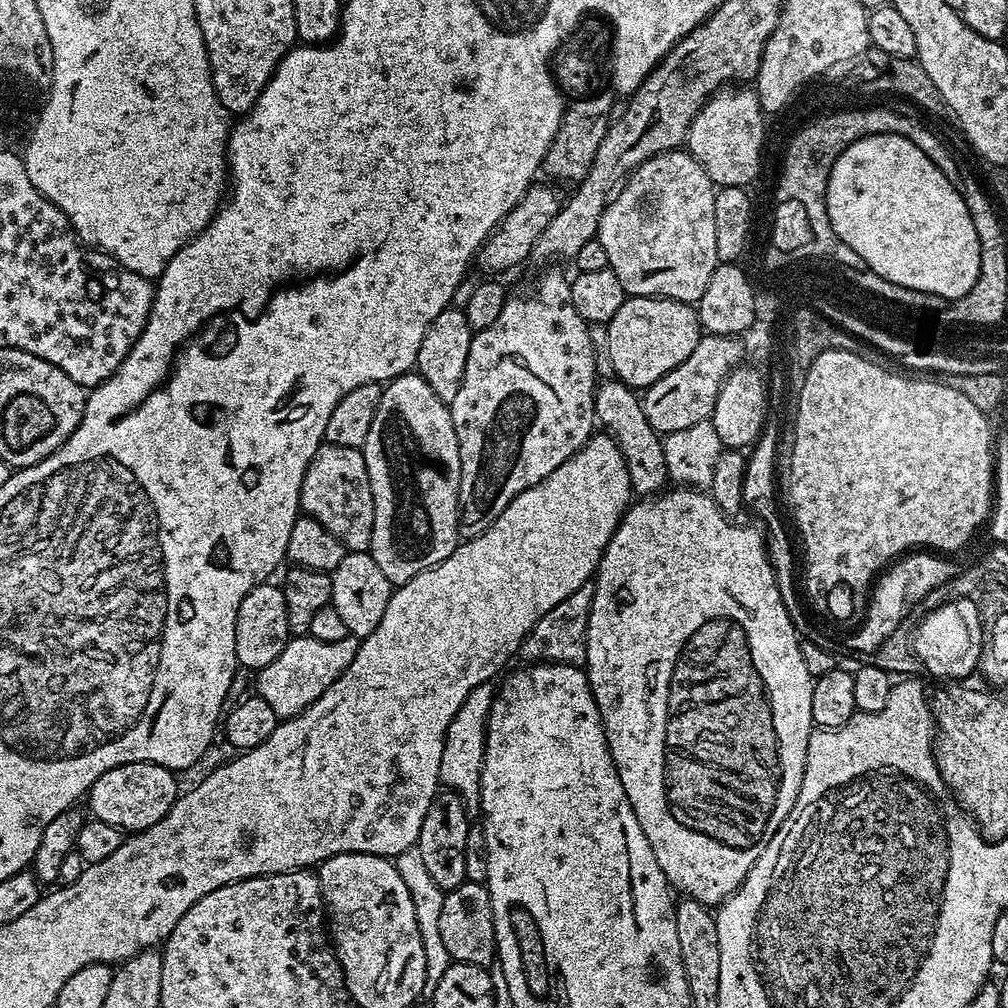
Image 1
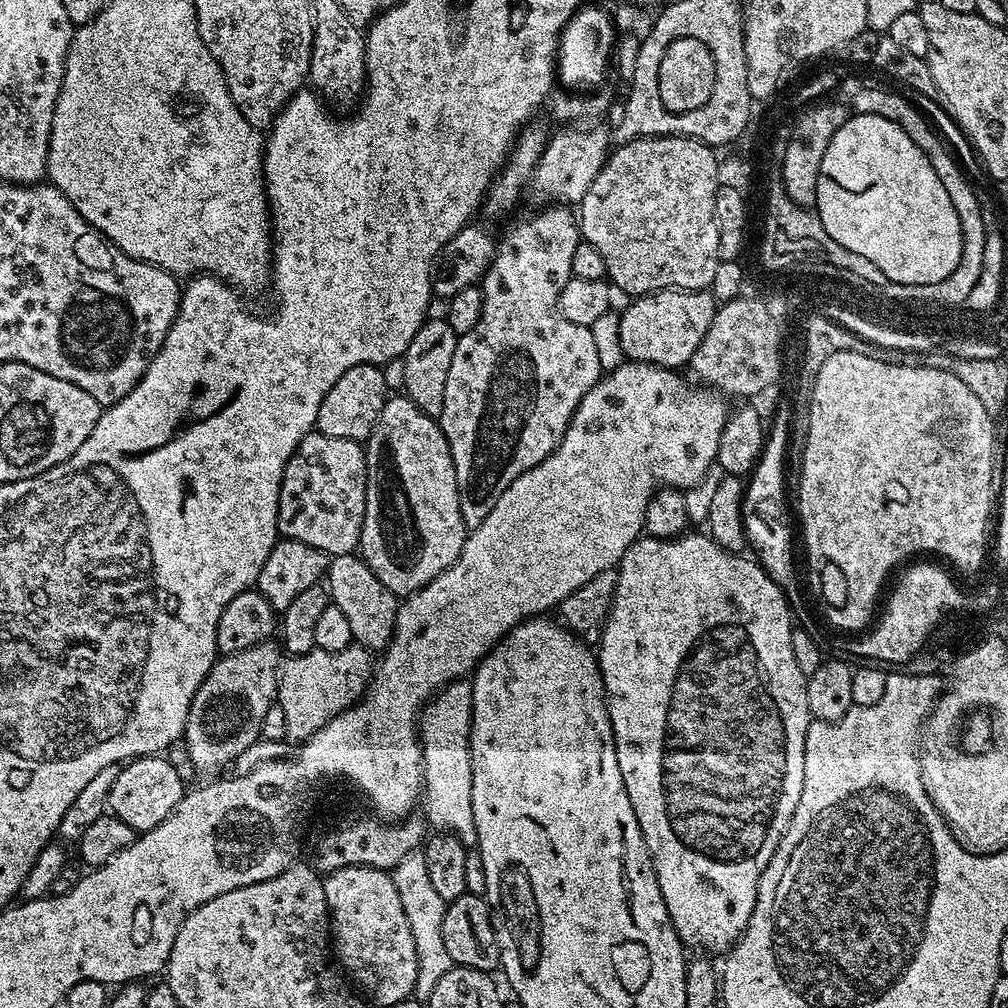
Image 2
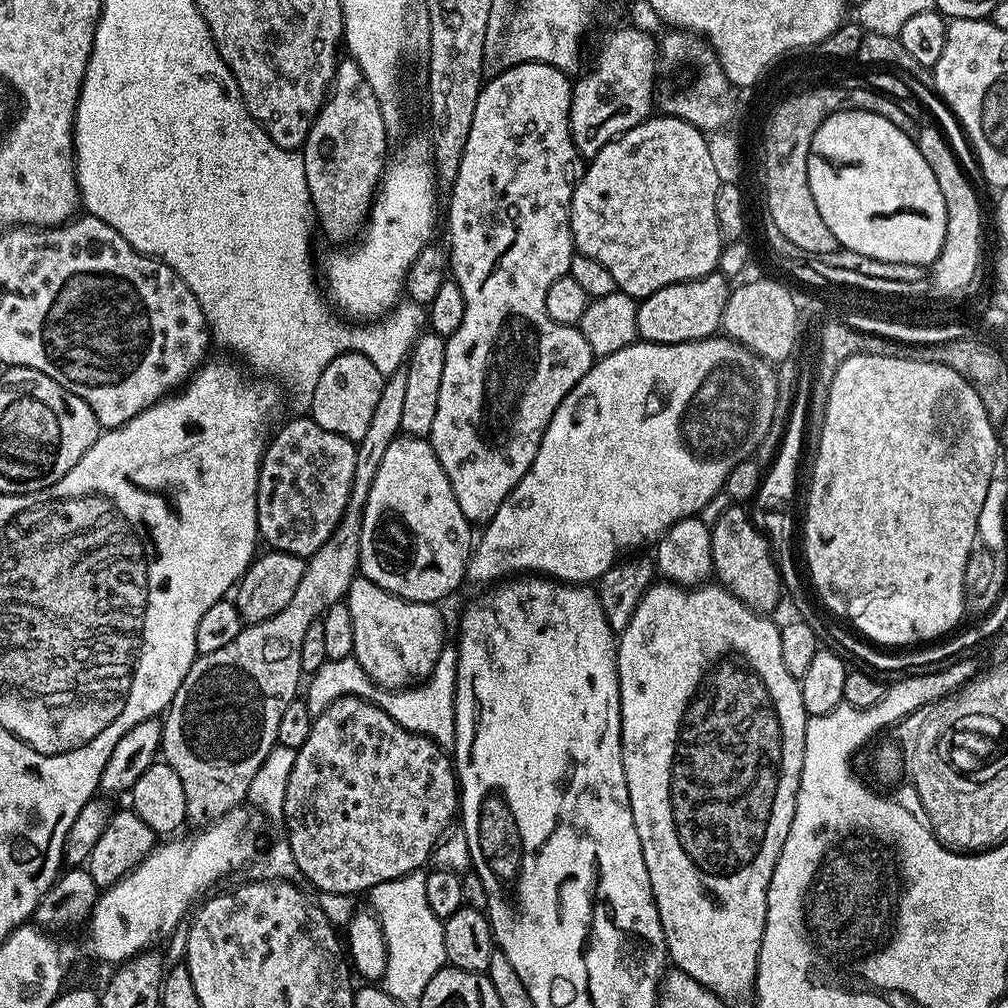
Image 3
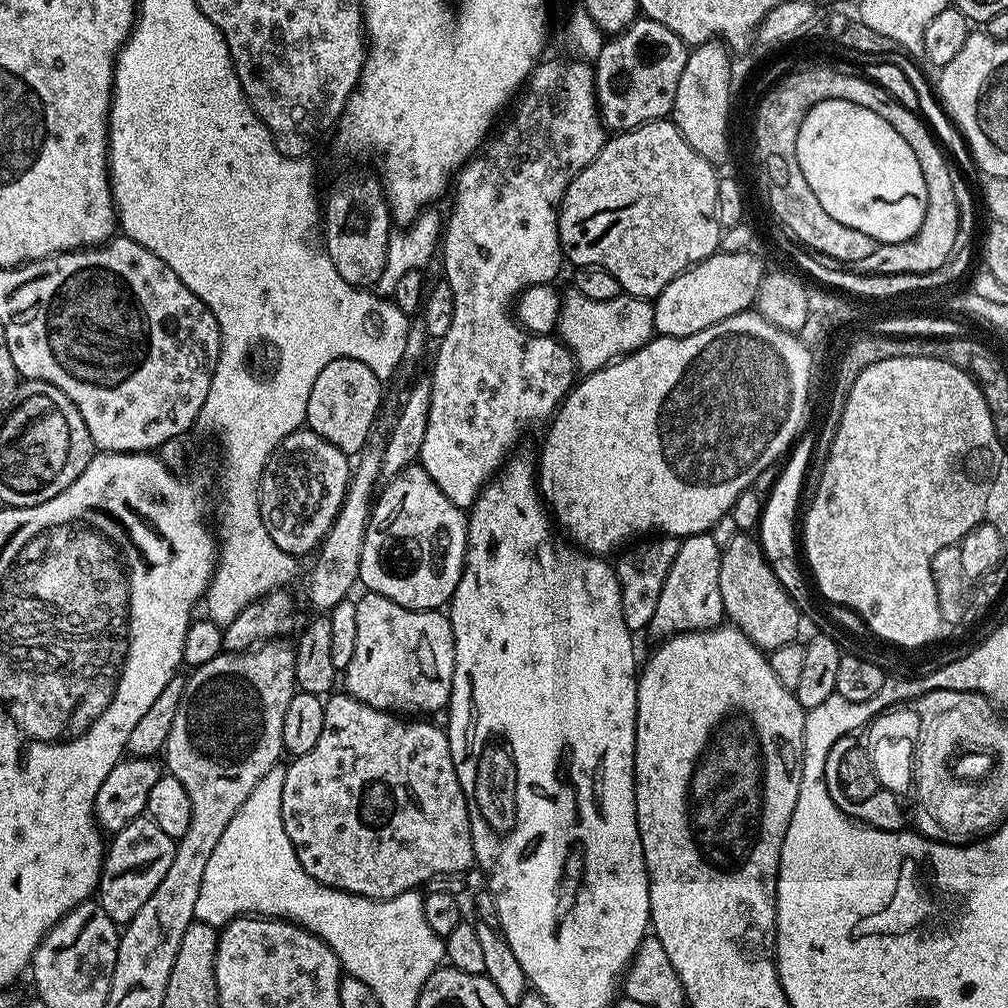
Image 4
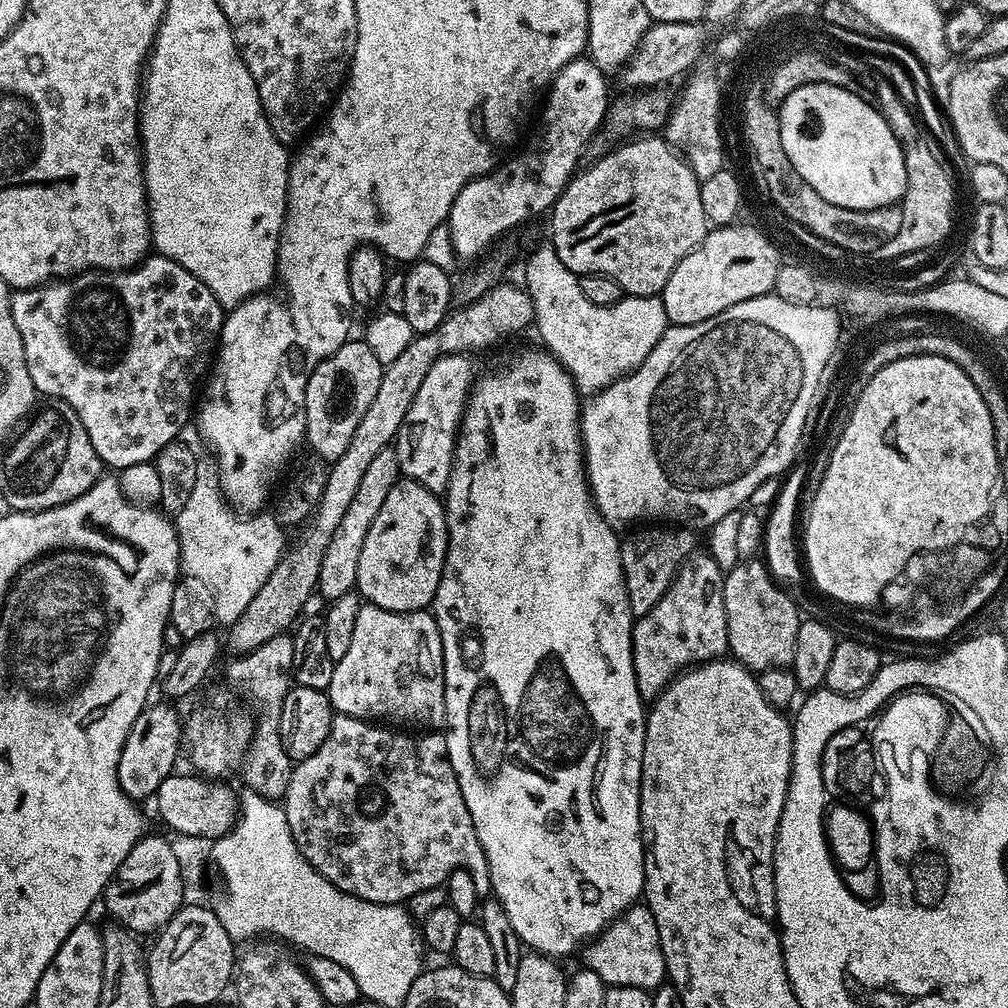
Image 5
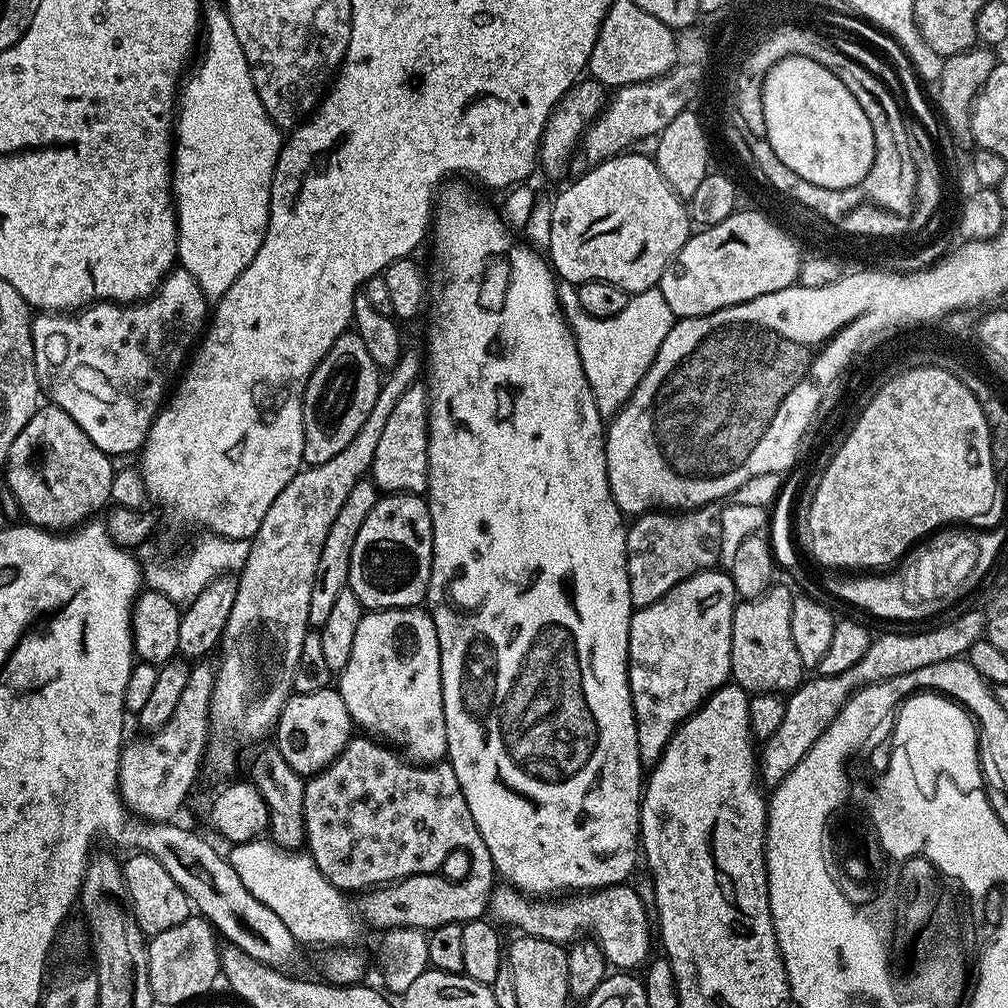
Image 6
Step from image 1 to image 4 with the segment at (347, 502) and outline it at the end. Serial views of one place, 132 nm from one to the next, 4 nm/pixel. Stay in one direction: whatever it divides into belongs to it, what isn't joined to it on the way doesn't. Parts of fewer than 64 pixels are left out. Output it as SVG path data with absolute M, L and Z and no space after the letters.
M301 426L286 438L282 438L282 442L273 450L272 457L266 462L258 486L260 517L270 538L274 538L274 546L297 558L303 557L303 552L311 553L330 530L342 506L349 483L350 457L338 450L338 446L326 442L326 438L322 438L307 426Z

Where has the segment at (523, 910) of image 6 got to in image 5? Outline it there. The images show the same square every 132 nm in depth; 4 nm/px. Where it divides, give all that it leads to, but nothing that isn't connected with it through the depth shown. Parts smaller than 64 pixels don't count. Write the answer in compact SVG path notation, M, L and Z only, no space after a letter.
M637 902L628 911L613 920L595 940L584 945L583 963L606 986L634 986L647 992L665 983L668 967L662 954L662 942L658 938L658 922L643 903Z

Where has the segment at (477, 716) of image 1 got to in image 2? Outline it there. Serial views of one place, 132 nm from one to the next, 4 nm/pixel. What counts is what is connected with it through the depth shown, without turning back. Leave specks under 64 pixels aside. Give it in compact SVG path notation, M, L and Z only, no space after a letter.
M471 679L453 680L440 689L418 716L418 735L424 747L424 786L422 800L428 806L426 820L436 832L451 832L464 847L476 848L474 802L472 801L472 729Z

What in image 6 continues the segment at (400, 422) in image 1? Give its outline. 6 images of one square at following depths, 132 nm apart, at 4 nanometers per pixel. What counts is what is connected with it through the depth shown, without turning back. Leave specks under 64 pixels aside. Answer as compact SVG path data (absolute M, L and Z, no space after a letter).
M384 494L366 514L354 550L350 554L348 587L368 610L381 608L415 608L425 603L432 569L432 523L427 499L420 494Z

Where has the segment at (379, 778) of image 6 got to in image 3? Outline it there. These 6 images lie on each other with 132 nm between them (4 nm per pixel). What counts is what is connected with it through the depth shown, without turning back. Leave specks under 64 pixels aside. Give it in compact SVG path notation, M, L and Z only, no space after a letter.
M343 696L334 701L325 712L319 713L312 721L310 738L296 749L294 770L290 770L290 782L286 782L286 802L284 803L283 827L288 827L286 839L294 854L296 871L305 876L316 887L317 893L333 892L339 896L352 896L361 892L367 893L382 882L390 882L394 878L402 878L411 872L418 872L429 863L432 851L444 839L453 827L458 816L458 781L453 761L449 753L435 744L430 738L419 736L417 732L406 730L386 714L377 704L363 700L360 696Z

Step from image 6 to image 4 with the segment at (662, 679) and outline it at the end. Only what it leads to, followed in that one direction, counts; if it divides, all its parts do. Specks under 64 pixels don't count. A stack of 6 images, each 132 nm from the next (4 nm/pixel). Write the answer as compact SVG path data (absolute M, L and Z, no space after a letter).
M709 533L694 534L693 536L686 536L680 540L680 549L674 558L674 564L670 566L670 572L666 574L666 584L662 586L662 594L658 594L658 607L654 609L654 618L650 625L650 632L654 635L660 636L656 638L667 638L669 636L678 636L682 632L704 632L707 628L715 628L725 619L724 607L722 606L722 594L718 590L718 570L720 569L720 554L722 545L717 542Z

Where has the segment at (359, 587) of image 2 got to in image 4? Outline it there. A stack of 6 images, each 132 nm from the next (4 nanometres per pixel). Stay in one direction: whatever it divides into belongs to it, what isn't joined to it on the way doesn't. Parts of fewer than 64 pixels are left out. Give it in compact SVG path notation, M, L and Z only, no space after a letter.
M365 591L363 595L356 600L358 642L354 645L354 658L350 658L342 676L348 695L358 698L358 702L366 702L366 706L408 718L423 717L423 712L443 713L452 697L454 674L454 634L447 615L440 610L415 612L377 592Z

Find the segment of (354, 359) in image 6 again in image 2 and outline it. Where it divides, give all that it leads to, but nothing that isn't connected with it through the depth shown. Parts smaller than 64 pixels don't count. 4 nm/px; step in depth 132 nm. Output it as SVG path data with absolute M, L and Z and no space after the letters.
M374 364L350 366L334 386L322 398L322 406L318 410L315 431L347 440L367 441L374 430L378 418L382 414L382 406L390 395L390 389L384 377L383 367Z

